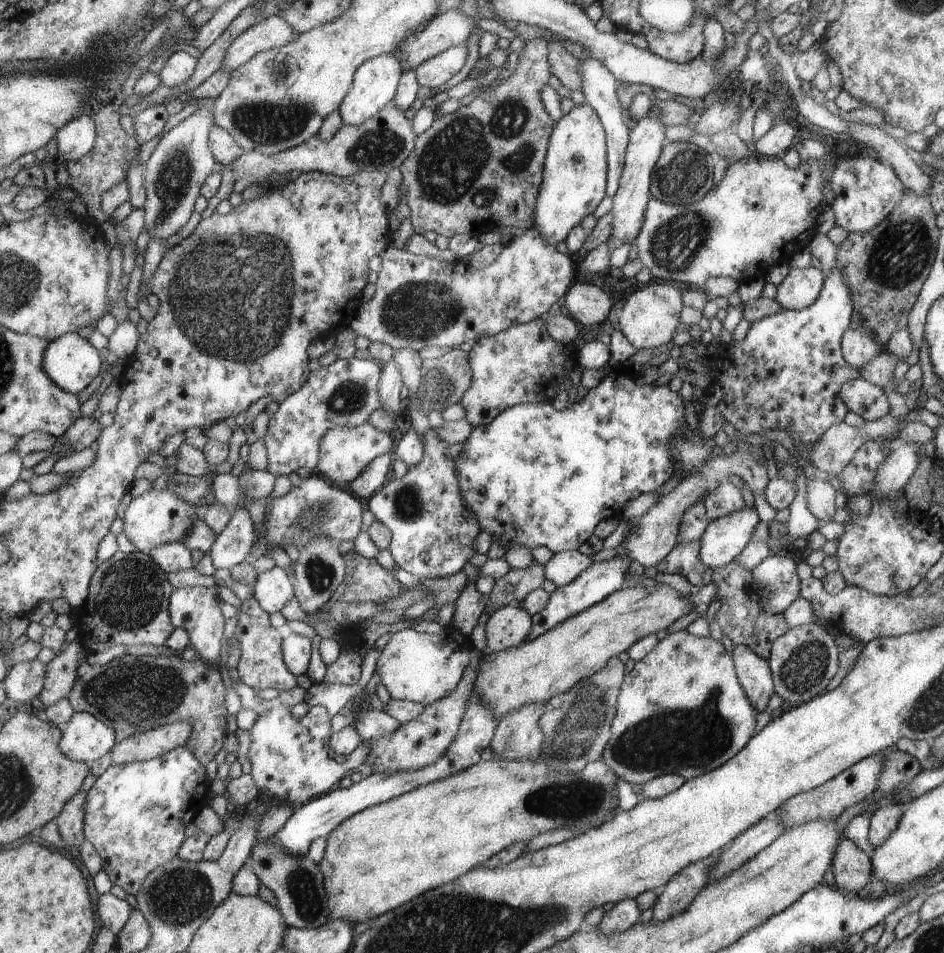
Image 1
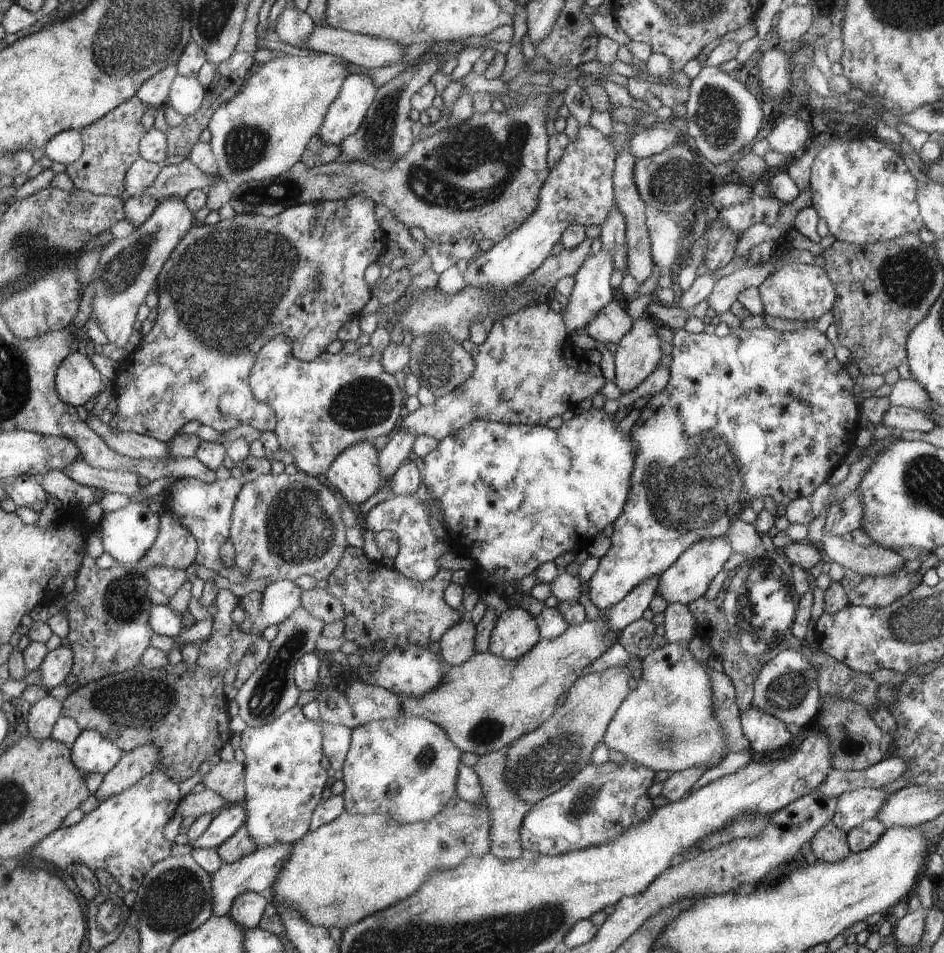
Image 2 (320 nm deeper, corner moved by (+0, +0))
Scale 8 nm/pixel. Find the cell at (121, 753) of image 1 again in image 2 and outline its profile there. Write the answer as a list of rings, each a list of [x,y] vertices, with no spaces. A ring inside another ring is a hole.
[[[142,744],[122,756],[117,767],[104,776],[104,781],[94,792],[94,796],[102,802],[114,794],[120,794],[144,776],[150,775],[159,765],[160,750],[154,744]]]

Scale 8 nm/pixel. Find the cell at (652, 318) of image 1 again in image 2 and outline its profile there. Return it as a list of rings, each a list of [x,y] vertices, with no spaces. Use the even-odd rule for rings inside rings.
[[[645,314],[634,320],[634,328],[630,328],[622,340],[618,342],[618,350],[614,354],[616,376],[613,383],[628,394],[656,370],[660,358],[660,338],[654,334],[658,326],[650,322]]]

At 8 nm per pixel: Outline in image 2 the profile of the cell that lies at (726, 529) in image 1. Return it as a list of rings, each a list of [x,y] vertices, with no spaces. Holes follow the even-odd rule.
[[[727,536],[700,540],[686,551],[673,567],[660,574],[657,594],[668,604],[674,602],[687,606],[695,603],[709,591],[710,582],[723,570],[724,563],[728,562],[733,553],[733,545]]]

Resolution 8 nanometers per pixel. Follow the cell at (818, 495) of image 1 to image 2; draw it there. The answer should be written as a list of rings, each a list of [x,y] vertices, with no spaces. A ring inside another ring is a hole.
[[[826,534],[818,547],[827,561],[836,562],[844,569],[856,570],[866,576],[886,576],[905,564],[897,551],[876,544],[860,546],[832,534]]]

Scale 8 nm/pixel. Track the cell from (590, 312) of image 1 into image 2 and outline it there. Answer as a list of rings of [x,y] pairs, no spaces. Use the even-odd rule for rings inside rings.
[[[614,300],[606,304],[601,312],[588,326],[585,332],[597,342],[604,345],[617,344],[622,340],[622,336],[632,328],[632,318],[626,314],[626,310]]]

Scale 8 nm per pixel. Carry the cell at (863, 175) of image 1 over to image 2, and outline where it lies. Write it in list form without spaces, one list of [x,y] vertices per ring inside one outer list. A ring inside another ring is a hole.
[[[877,138],[866,140],[844,140],[832,142],[830,146],[820,150],[812,164],[810,189],[812,190],[812,208],[824,220],[829,234],[836,241],[845,241],[856,245],[874,244],[884,240],[892,240],[902,234],[918,233],[924,222],[916,204],[917,180],[904,164],[898,149],[890,147]]]

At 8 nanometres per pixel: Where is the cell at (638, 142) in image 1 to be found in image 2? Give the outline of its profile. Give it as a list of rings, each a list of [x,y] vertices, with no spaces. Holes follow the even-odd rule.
[[[601,248],[594,256],[588,256],[588,259],[582,264],[580,271],[576,272],[576,275],[573,277],[576,284],[574,284],[571,296],[568,297],[568,304],[564,308],[564,314],[562,314],[569,334],[585,332],[586,326],[614,298],[614,290],[610,286],[612,272],[614,272],[614,258],[604,248]]]

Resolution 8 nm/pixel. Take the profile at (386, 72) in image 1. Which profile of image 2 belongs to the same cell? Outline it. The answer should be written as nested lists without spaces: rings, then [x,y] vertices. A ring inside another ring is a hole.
[[[368,74],[348,75],[345,83],[342,84],[341,94],[333,104],[330,104],[325,122],[322,124],[318,137],[326,144],[339,146],[342,140],[354,135],[354,132],[361,128],[361,124],[368,115],[368,106],[373,106],[374,96],[377,96],[378,86]]]

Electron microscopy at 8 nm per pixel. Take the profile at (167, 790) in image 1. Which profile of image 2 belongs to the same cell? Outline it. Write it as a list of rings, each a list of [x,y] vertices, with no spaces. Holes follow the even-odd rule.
[[[159,766],[134,786],[102,800],[79,824],[58,828],[46,836],[30,854],[60,870],[69,871],[72,864],[78,862],[94,872],[106,870],[126,893],[136,891],[149,875],[150,868],[174,852],[176,842],[164,838],[164,828],[178,814],[178,804],[186,798],[182,797],[181,783],[170,778]]]

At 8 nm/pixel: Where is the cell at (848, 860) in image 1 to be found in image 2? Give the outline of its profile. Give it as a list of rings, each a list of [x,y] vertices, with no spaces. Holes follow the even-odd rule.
[[[833,822],[816,832],[810,846],[817,860],[826,863],[839,862],[852,854],[847,844],[847,833],[834,826]]]

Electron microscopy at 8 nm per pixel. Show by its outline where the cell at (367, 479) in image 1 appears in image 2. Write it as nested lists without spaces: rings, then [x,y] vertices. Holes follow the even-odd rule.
[[[396,430],[392,433],[388,444],[384,446],[378,456],[378,468],[381,475],[388,480],[407,462],[413,458],[412,446],[417,436],[410,432]]]

